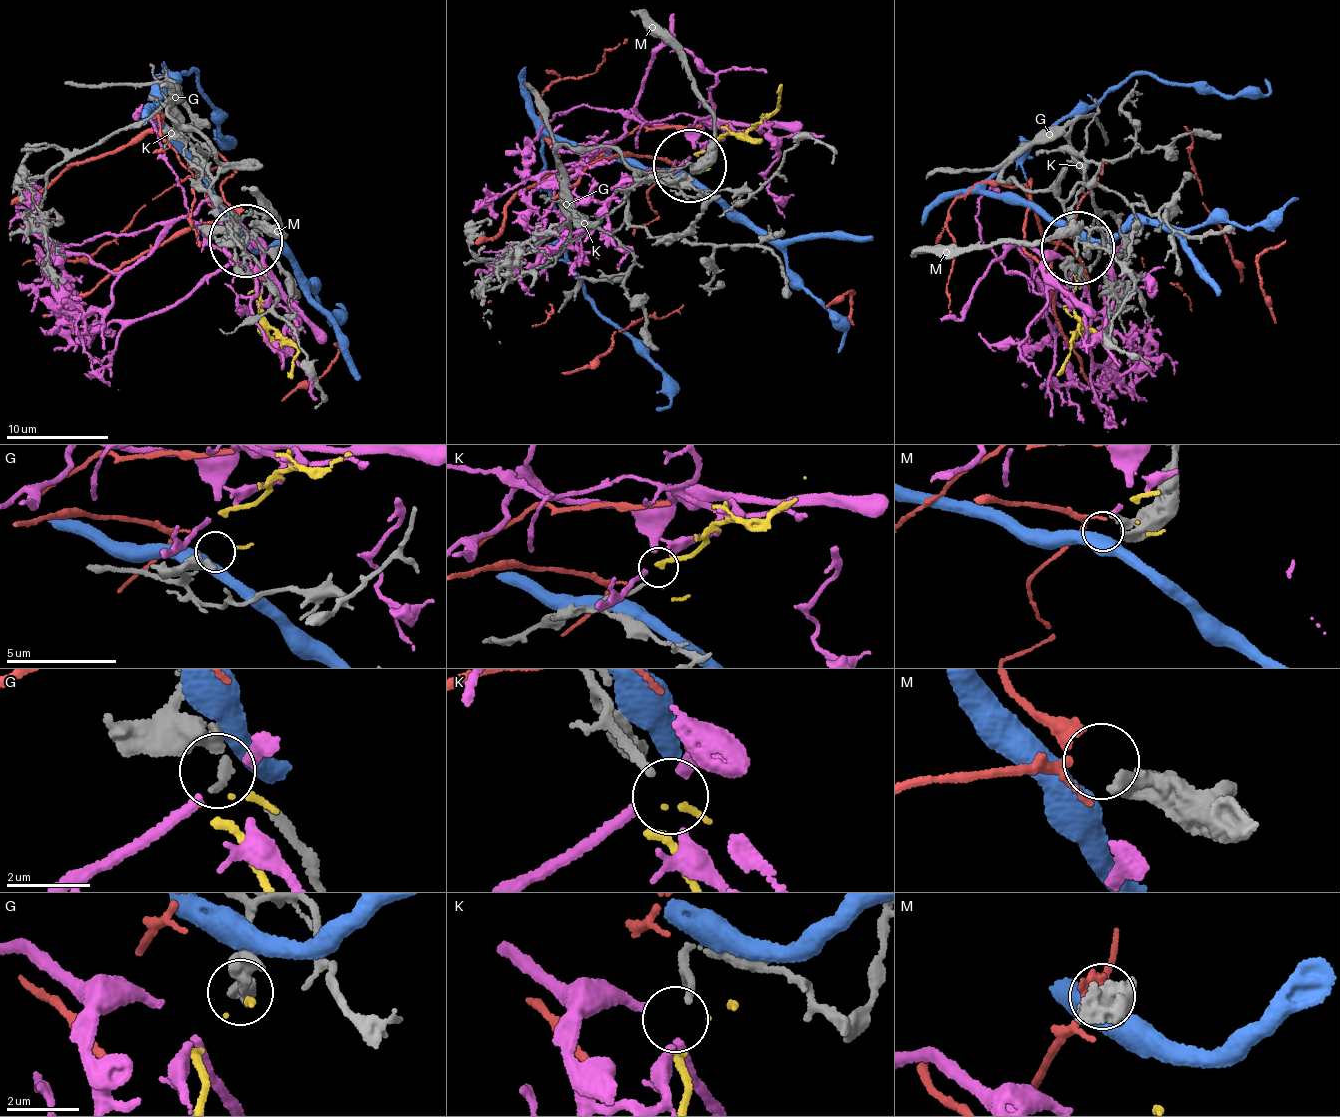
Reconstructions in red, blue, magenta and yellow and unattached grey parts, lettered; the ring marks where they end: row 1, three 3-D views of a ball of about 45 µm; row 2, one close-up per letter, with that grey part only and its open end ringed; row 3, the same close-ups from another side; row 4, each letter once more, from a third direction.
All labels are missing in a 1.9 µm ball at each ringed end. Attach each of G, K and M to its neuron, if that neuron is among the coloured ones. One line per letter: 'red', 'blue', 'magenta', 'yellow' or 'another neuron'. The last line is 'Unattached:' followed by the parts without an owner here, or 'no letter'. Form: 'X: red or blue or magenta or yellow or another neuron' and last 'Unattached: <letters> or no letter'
G: yellow
K: magenta
M: another neuron
Unattached: M

